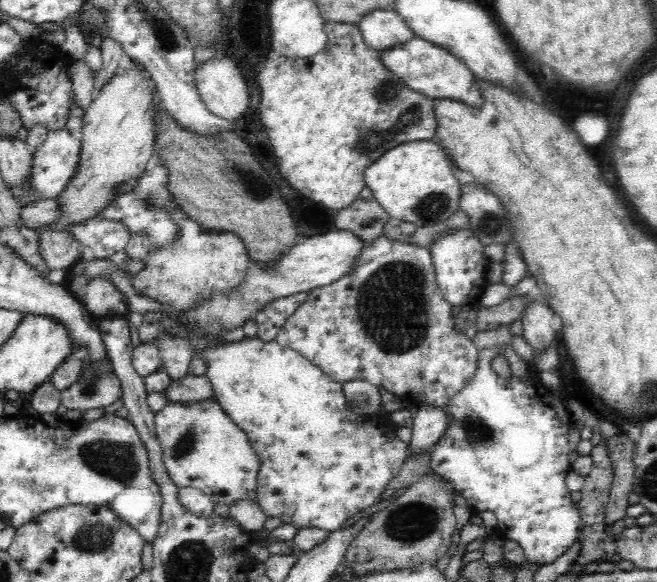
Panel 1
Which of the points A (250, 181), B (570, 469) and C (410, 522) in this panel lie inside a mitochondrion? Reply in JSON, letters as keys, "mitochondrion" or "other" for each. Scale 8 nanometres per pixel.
{"A":"mitochondrion","B":"other","C":"mitochondrion"}

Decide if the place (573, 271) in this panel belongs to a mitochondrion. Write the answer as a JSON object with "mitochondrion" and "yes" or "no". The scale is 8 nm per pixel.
{"mitochondrion":"no"}

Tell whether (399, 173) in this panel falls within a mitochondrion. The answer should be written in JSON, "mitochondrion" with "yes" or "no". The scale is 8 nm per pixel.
{"mitochondrion":"no"}

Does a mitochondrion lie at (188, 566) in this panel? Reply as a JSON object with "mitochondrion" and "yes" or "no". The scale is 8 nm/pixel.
{"mitochondrion":"yes"}

